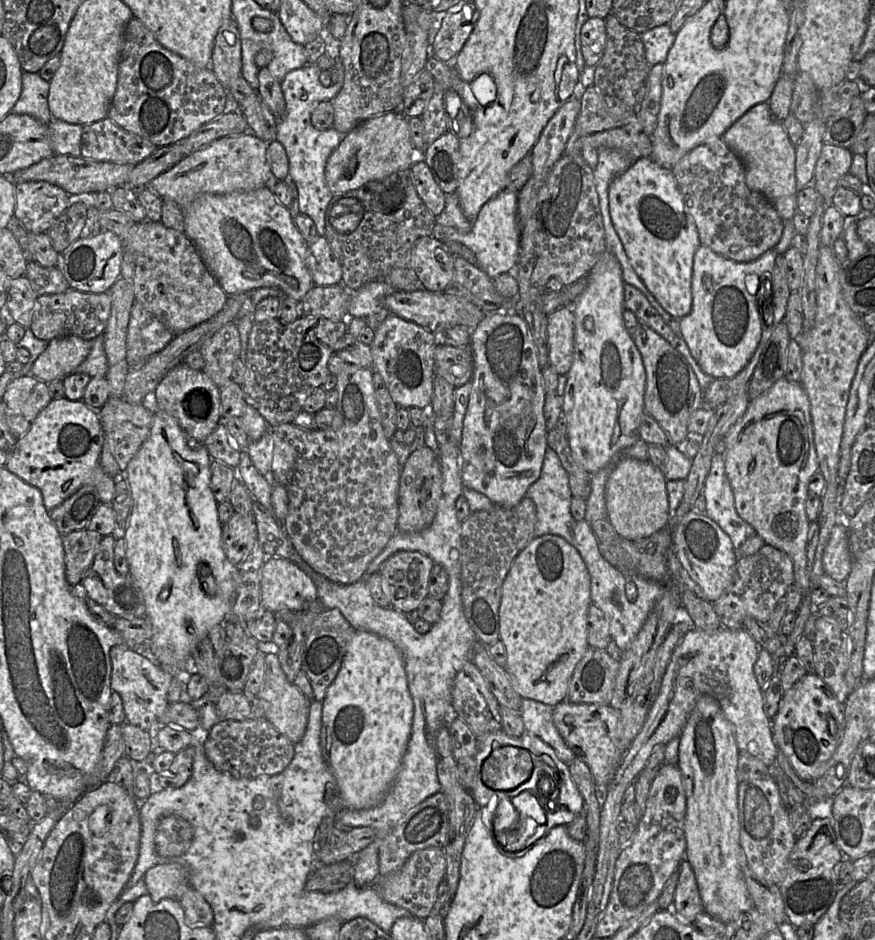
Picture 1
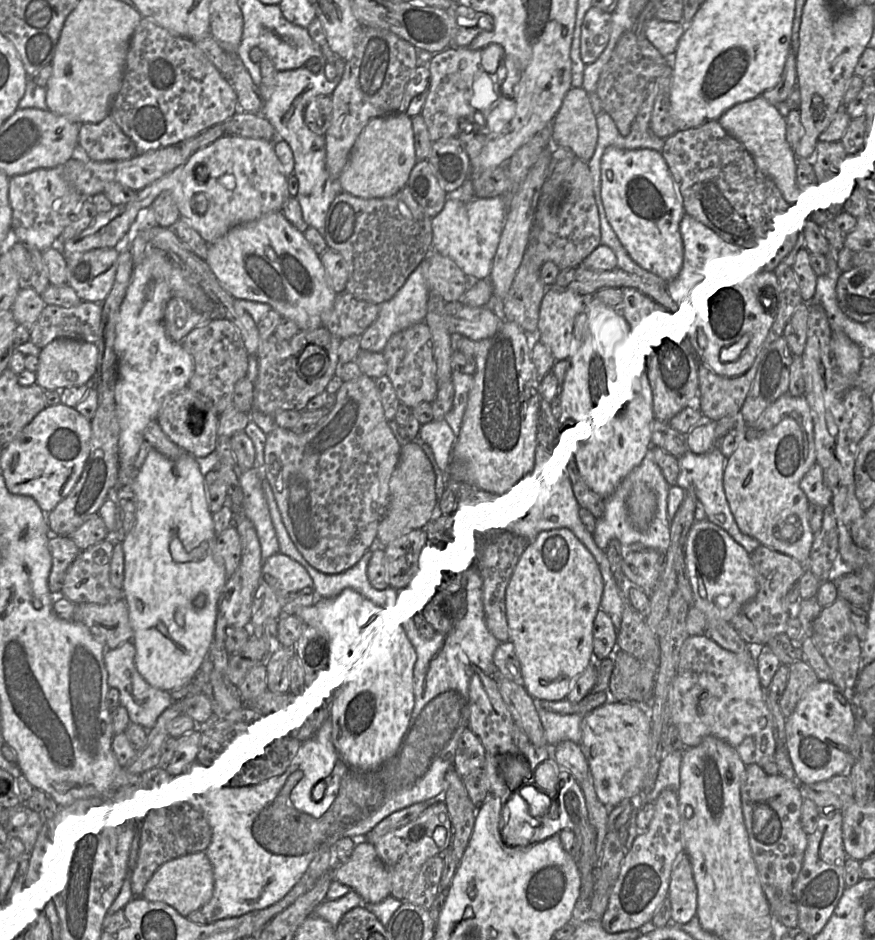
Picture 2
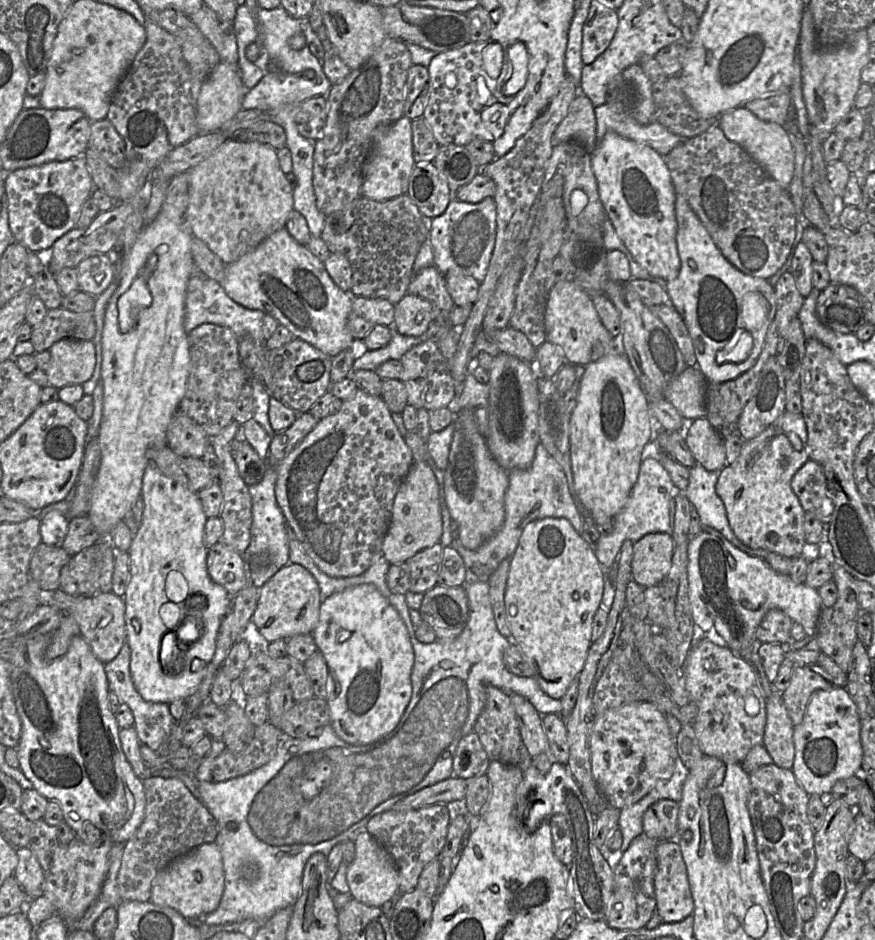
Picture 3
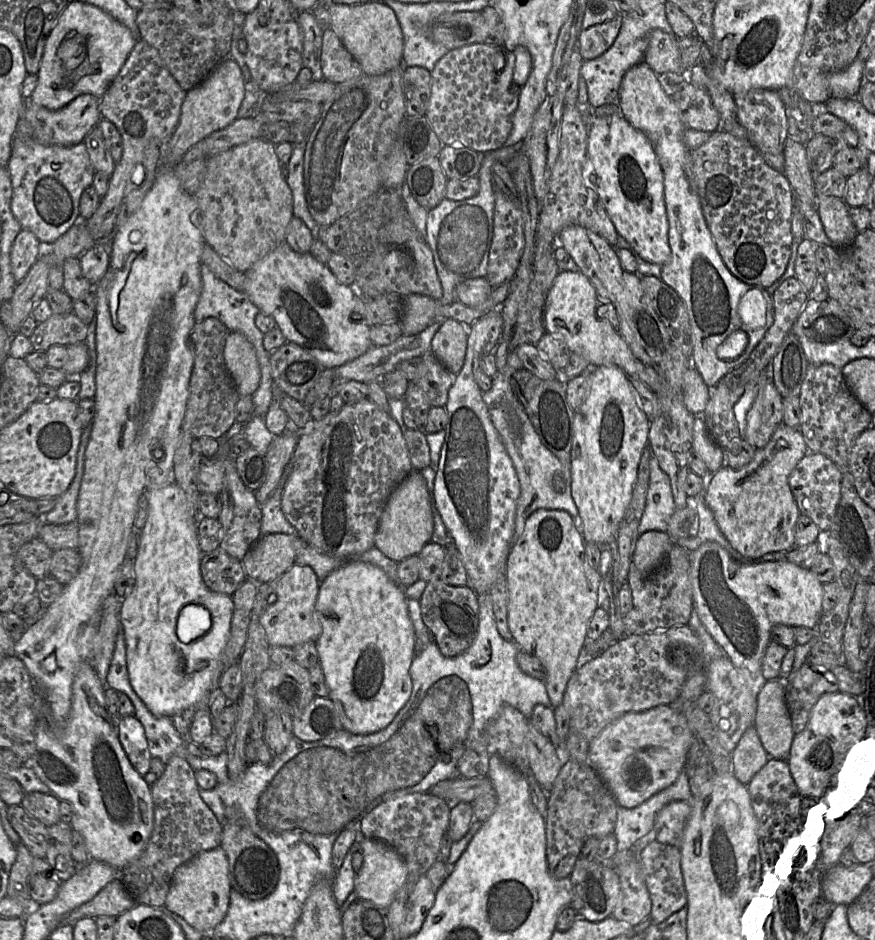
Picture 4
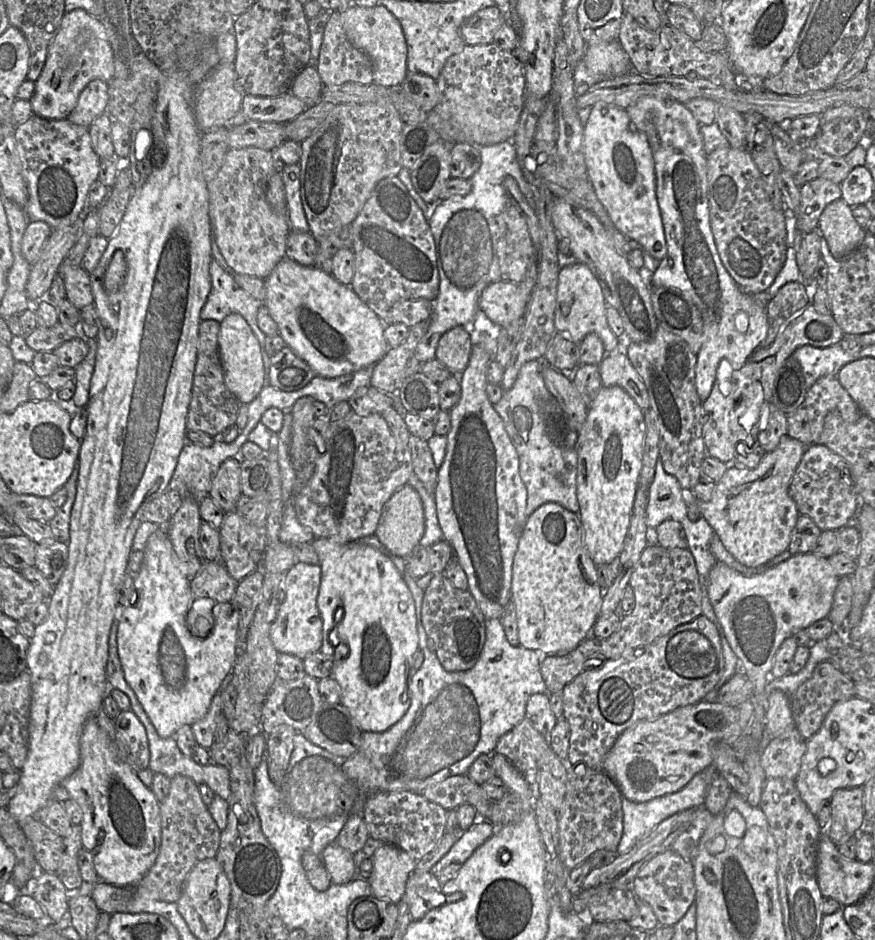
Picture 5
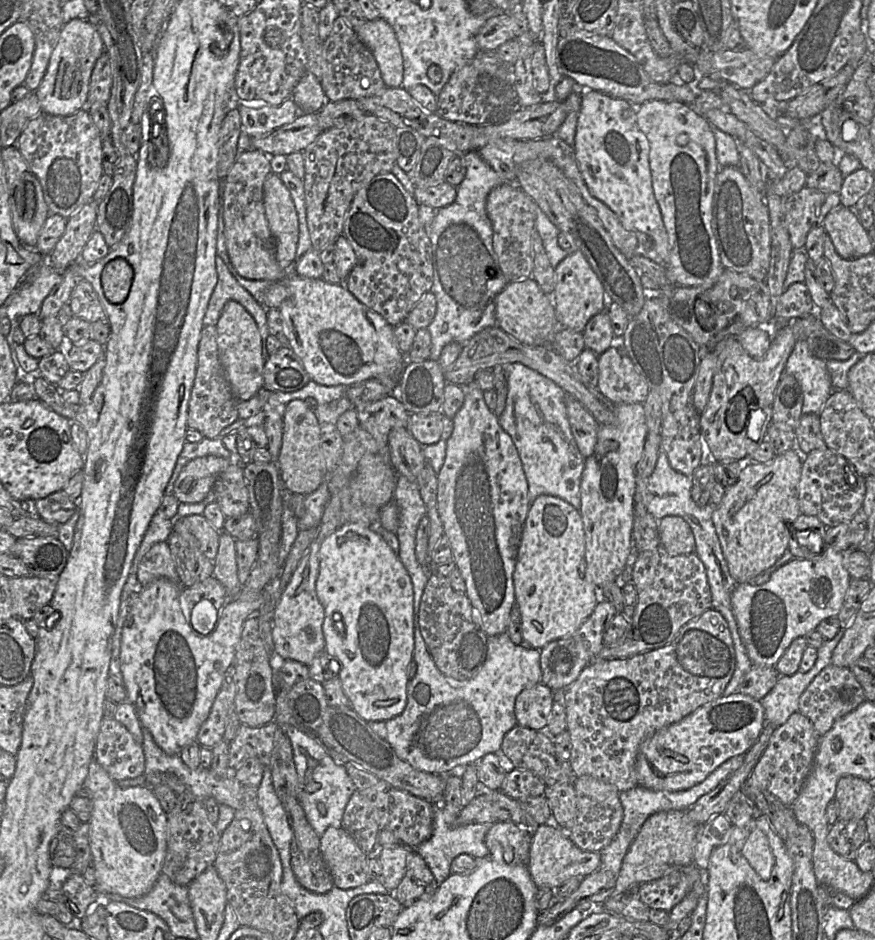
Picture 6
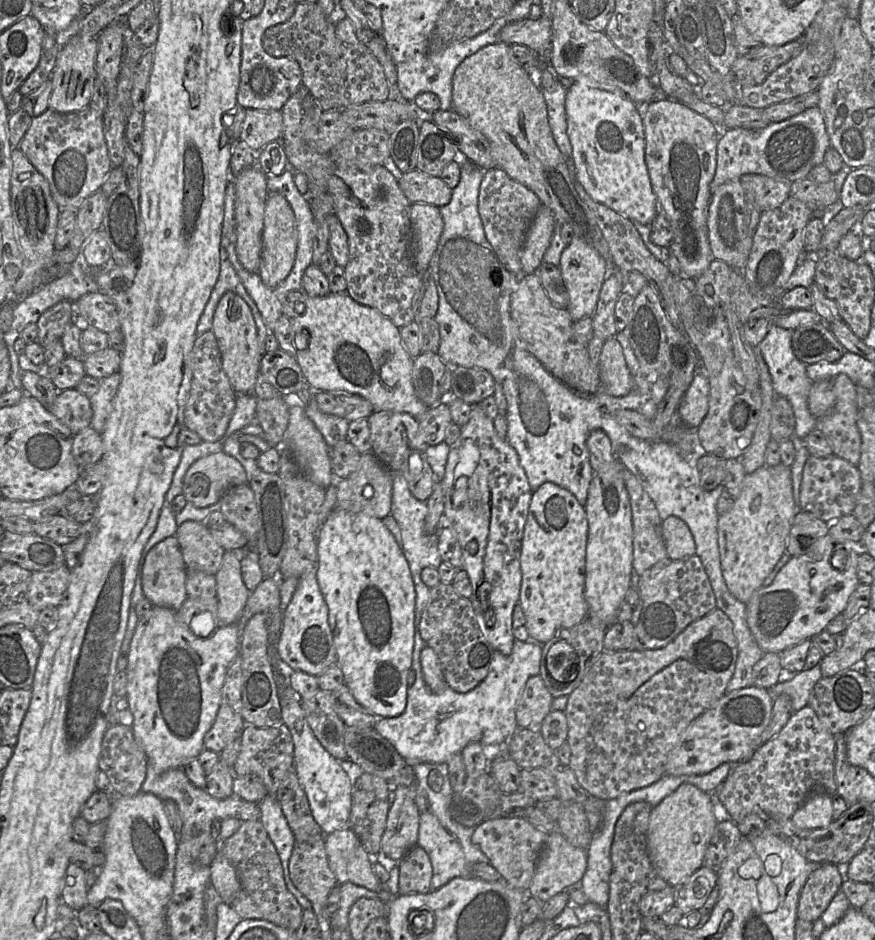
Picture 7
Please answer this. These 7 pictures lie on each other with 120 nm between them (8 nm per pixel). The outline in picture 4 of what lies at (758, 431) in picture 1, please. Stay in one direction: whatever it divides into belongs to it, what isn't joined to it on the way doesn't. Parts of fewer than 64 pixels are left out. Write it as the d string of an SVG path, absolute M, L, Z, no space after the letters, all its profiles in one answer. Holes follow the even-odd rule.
M780 424L769 442L757 448L750 463L741 469L722 466L705 479L704 500L730 545L747 558L760 558L770 552L787 552L795 547L794 531L800 516L789 486L789 476L797 463L809 452L800 429Z

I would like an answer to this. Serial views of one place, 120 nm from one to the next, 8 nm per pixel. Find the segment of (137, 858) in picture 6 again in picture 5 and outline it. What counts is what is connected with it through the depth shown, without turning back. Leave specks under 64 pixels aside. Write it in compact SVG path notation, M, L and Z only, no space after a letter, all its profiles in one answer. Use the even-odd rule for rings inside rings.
M90 717L80 738L80 765L61 784L82 809L82 844L93 860L98 879L117 888L135 888L159 854L160 806L132 767L121 757L107 733Z

